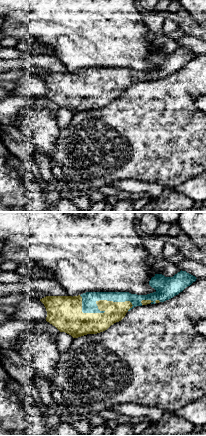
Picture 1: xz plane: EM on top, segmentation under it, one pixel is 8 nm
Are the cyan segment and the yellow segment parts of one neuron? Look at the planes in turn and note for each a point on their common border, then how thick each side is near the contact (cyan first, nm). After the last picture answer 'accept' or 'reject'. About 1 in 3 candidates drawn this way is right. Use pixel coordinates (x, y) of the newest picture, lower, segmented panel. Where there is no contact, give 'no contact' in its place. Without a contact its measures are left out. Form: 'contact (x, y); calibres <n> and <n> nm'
contact (96, 305); calibres 120 and 260 nm

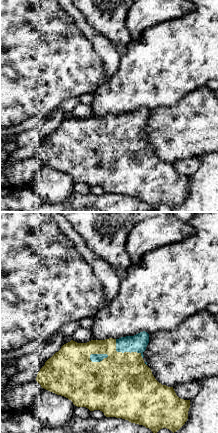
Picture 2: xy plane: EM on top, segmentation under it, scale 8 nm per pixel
contact (125, 351); calibres 140 and 480 nm

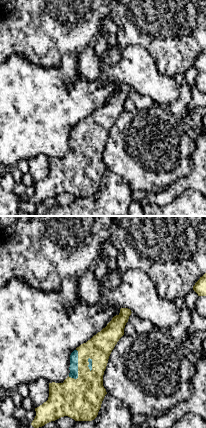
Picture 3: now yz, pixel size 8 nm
contact (77, 365); calibres 70 and 300 nm

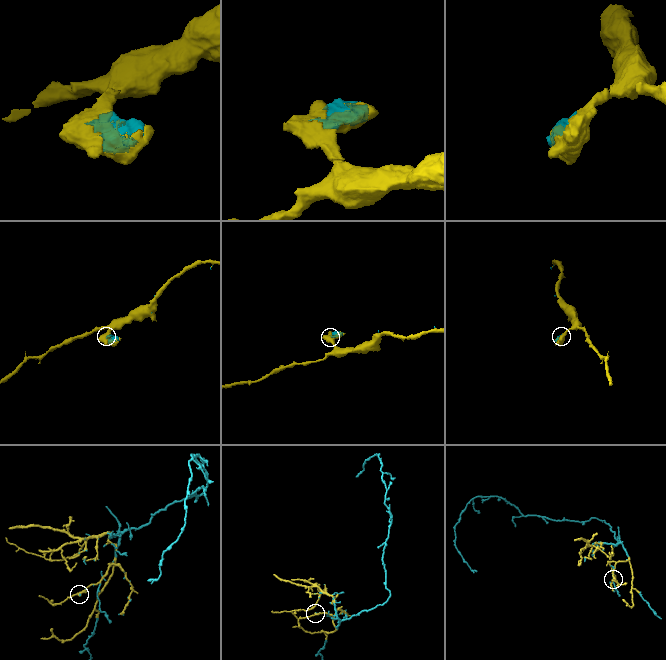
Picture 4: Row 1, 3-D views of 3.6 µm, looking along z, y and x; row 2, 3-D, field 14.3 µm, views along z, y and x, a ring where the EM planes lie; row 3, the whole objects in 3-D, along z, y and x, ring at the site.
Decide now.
accept

